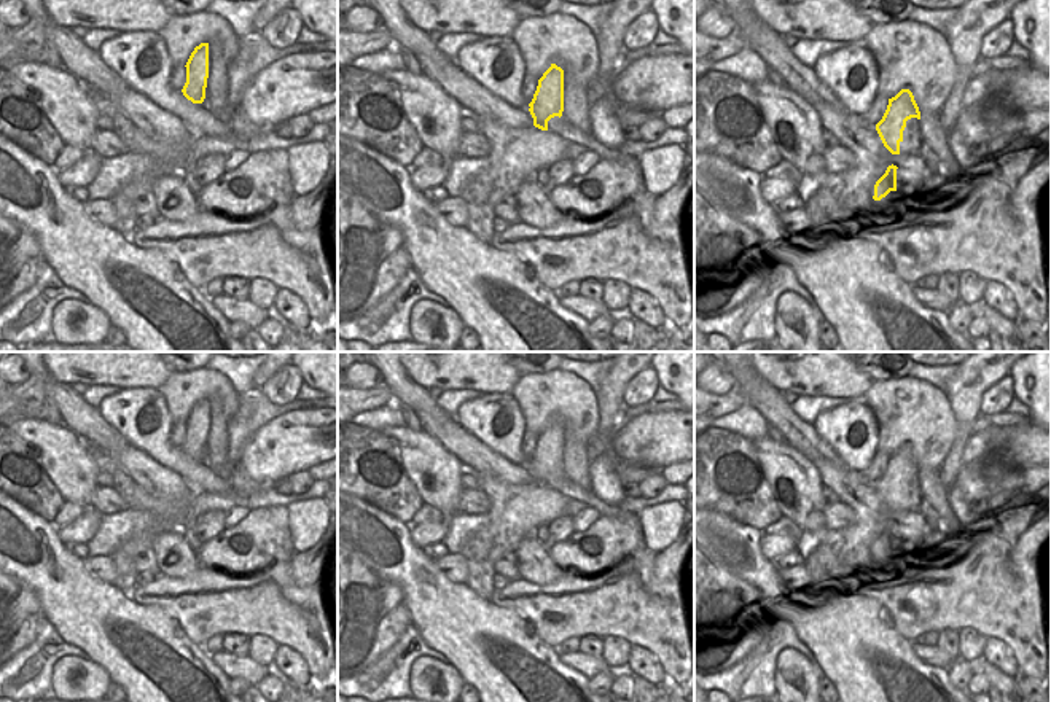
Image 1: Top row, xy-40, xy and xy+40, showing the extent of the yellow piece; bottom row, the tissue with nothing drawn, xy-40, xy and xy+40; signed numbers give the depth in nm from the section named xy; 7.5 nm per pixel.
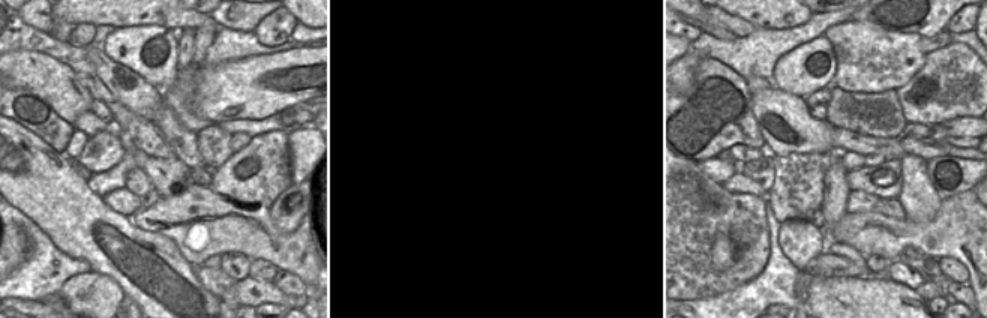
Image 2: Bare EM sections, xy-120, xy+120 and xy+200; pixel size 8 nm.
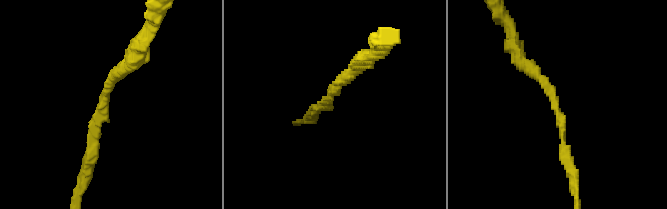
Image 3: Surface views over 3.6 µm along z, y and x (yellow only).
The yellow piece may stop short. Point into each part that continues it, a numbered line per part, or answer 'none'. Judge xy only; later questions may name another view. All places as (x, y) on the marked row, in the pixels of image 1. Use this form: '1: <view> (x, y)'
none

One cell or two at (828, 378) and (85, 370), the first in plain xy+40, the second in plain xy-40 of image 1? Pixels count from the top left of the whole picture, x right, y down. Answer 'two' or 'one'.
one

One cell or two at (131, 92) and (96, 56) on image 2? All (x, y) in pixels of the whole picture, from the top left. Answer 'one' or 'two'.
one

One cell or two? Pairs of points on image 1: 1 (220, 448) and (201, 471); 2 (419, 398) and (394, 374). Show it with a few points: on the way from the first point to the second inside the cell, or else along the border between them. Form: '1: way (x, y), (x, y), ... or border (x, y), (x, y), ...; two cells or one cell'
1: border (206, 465), (228, 481); two cells
2: way (413, 393), (400, 381); one cell

